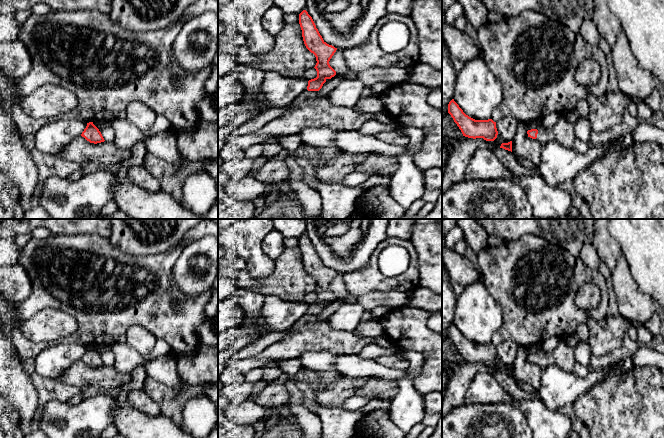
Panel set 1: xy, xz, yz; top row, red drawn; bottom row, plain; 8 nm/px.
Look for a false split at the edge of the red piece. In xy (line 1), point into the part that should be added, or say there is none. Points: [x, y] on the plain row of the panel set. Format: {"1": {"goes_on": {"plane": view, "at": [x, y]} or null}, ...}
{"1": {"goes_on": null}}

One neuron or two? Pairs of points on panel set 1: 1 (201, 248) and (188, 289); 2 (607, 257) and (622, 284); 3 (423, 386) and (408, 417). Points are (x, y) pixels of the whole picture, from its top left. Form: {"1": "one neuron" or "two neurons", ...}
{"1": "one neuron", "2": "two neurons", "3": "two neurons"}

